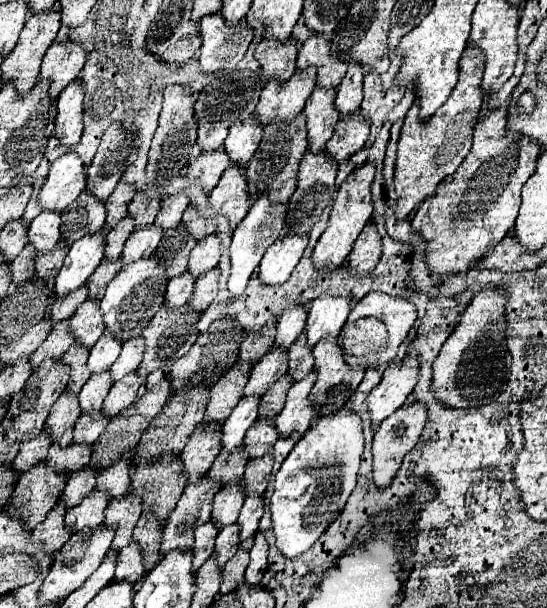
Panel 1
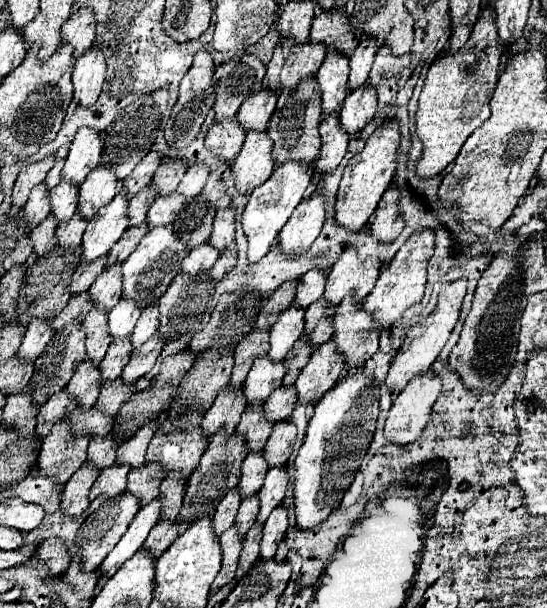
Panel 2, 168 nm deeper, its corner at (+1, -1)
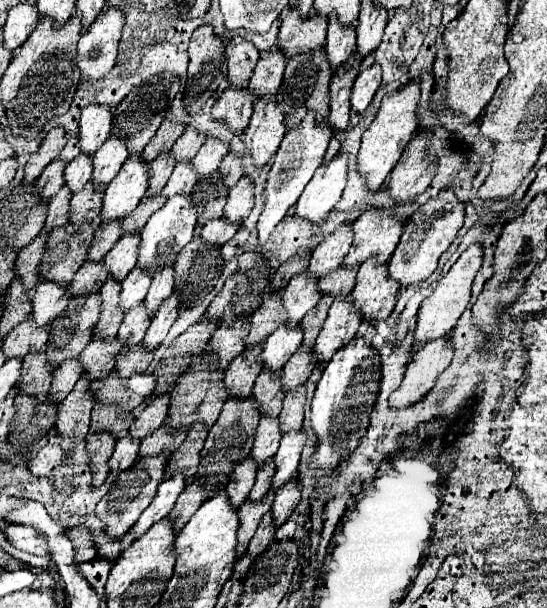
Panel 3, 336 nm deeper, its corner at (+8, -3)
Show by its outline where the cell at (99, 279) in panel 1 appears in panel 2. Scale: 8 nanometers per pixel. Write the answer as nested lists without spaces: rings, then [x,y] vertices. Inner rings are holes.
[[[147,221],[141,223],[139,227],[127,229],[127,231],[121,235],[121,239],[113,245],[113,249],[109,251],[107,267],[115,265],[115,263],[119,263],[119,261],[123,261],[123,259],[127,259],[127,257],[135,251],[135,247],[139,245],[139,241],[141,241],[141,237],[143,237],[145,233],[147,233]]]

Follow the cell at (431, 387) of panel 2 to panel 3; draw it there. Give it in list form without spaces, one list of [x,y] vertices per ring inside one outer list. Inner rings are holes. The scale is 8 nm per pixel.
[[[430,341],[424,349],[416,351],[406,367],[404,381],[390,395],[392,409],[406,409],[426,397],[426,393],[434,387],[438,375],[450,365],[452,347],[450,341]]]

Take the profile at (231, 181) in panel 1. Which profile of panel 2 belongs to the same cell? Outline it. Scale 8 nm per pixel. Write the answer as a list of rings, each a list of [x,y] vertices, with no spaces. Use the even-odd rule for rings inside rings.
[[[251,131],[247,135],[239,157],[233,161],[233,173],[237,177],[237,191],[249,195],[255,187],[269,179],[275,169],[271,155],[273,143],[267,131]]]

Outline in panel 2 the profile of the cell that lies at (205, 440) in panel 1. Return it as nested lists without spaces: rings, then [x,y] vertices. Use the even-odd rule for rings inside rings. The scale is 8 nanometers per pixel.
[[[231,383],[227,387],[223,387],[223,391],[219,391],[215,403],[207,409],[205,417],[203,417],[203,431],[205,435],[213,435],[219,429],[225,429],[227,435],[231,435],[241,419],[241,413],[245,411],[243,403],[243,385],[241,387],[233,387]]]

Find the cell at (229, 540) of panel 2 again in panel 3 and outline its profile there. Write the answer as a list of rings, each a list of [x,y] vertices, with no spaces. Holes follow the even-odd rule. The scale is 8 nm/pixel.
[[[266,499],[264,501],[258,501],[258,503],[252,503],[252,501],[246,501],[240,511],[238,511],[238,519],[240,519],[240,525],[238,525],[238,533],[236,533],[236,539],[238,539],[238,545],[236,545],[236,559],[242,559],[242,555],[246,553],[246,547],[248,547],[248,541],[252,539],[254,531],[256,531],[256,525],[260,523],[260,515],[268,513],[270,511],[270,505],[272,505],[272,499]]]

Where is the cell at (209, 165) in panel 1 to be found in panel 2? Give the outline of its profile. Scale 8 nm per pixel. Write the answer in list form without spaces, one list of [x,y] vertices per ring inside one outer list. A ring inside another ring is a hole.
[[[235,117],[223,119],[223,121],[217,121],[209,127],[207,137],[205,137],[205,145],[211,151],[215,151],[221,159],[231,163],[241,151],[245,133],[247,131],[243,131],[243,127],[239,127],[239,119],[235,119]]]

